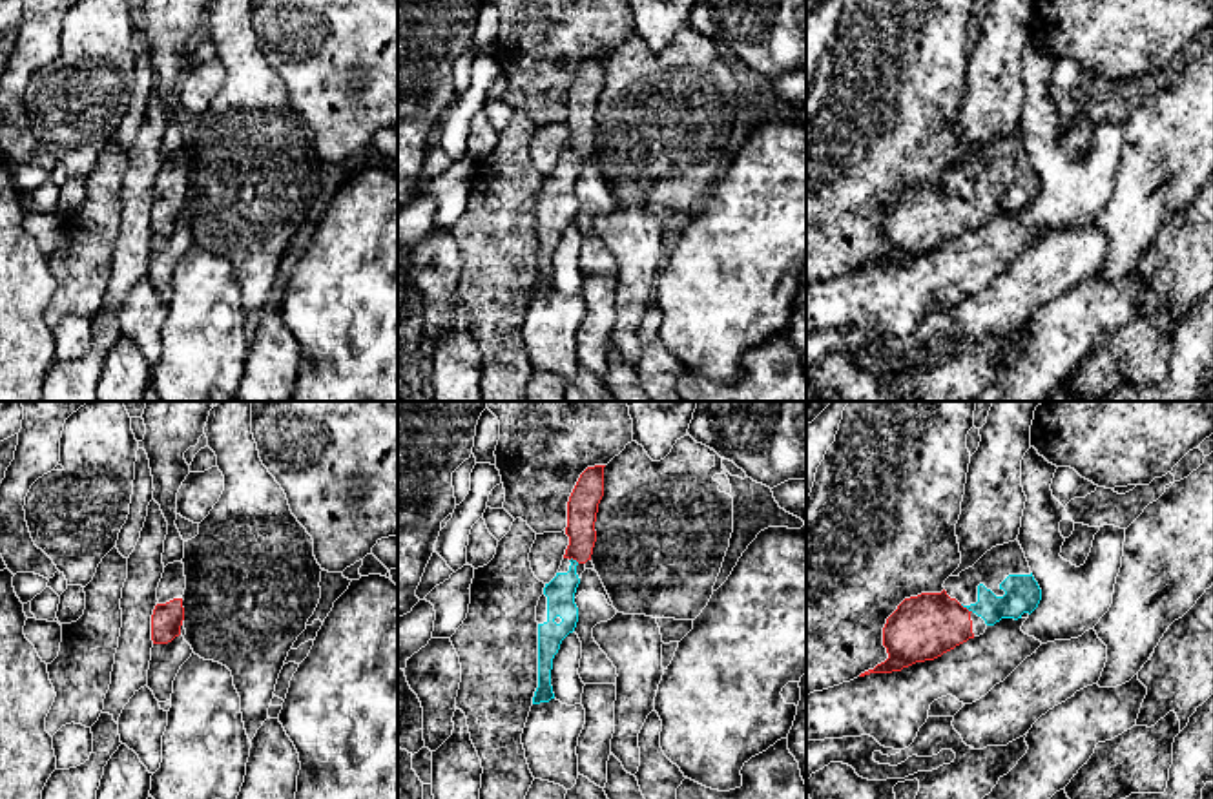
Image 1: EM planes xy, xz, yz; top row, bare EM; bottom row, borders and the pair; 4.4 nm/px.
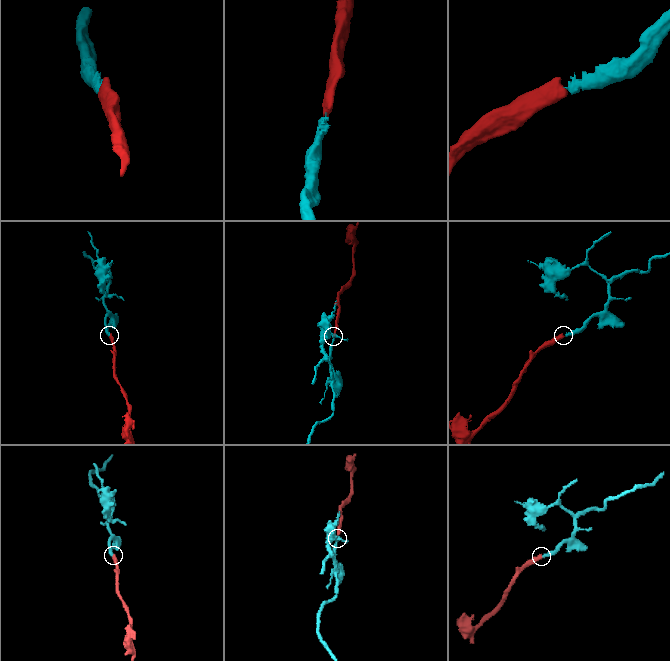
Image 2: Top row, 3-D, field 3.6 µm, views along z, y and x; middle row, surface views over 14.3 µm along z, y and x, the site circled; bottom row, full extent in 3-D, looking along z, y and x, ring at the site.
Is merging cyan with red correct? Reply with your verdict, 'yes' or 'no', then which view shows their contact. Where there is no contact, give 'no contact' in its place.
yes; meets cyan in yz

